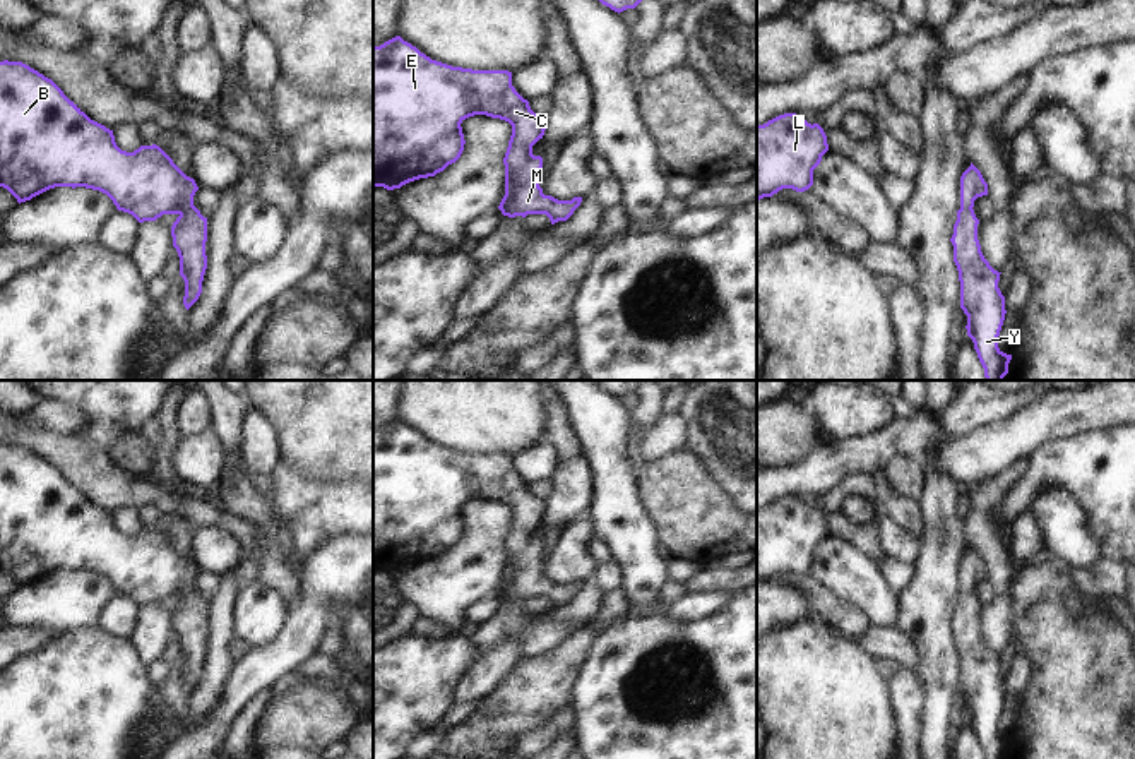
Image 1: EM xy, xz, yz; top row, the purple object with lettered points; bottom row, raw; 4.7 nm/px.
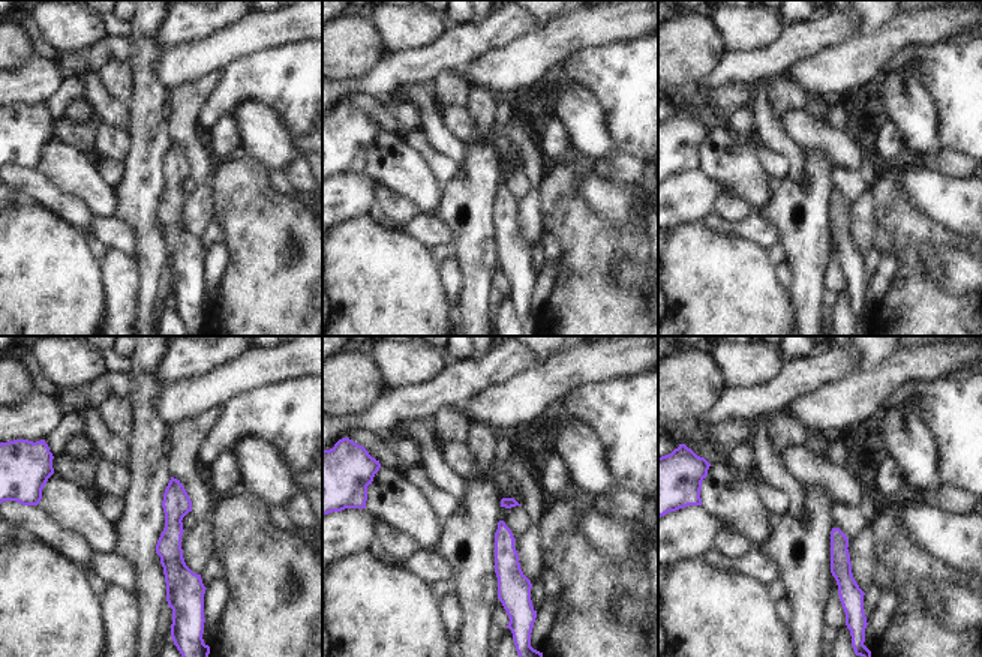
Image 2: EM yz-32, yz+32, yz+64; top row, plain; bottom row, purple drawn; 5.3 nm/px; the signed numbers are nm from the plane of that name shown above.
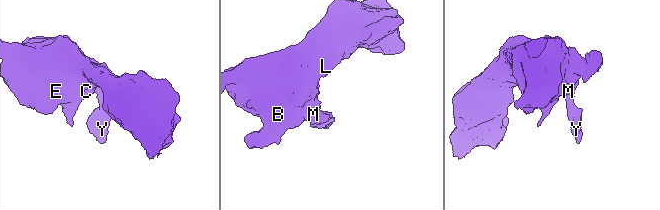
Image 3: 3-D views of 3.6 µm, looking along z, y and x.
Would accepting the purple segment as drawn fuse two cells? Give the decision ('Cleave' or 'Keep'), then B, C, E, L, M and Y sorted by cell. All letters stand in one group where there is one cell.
Keep. Groups: B C E L M Y.

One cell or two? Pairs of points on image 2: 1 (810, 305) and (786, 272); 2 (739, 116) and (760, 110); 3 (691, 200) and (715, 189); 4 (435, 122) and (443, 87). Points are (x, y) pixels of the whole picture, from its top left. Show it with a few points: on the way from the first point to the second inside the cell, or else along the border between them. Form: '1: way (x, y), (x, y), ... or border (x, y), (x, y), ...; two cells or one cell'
1: border (786, 258), (792, 269), (792, 296); two cells
2: border (750, 108), (756, 129); two cells
3: way (697, 194), (709, 189); one cell
4: border (431, 84), (434, 96); two cells

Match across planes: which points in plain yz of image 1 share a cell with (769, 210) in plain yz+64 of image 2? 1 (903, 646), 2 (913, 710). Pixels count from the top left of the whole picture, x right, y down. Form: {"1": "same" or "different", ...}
{"1": "different", "2": "different"}

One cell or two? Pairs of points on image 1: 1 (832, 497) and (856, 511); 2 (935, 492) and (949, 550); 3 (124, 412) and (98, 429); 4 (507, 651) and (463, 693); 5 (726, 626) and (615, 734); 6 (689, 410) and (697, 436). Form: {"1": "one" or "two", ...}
{"1": "two", "2": "one", "3": "one", "4": "one", "5": "one", "6": "one"}

